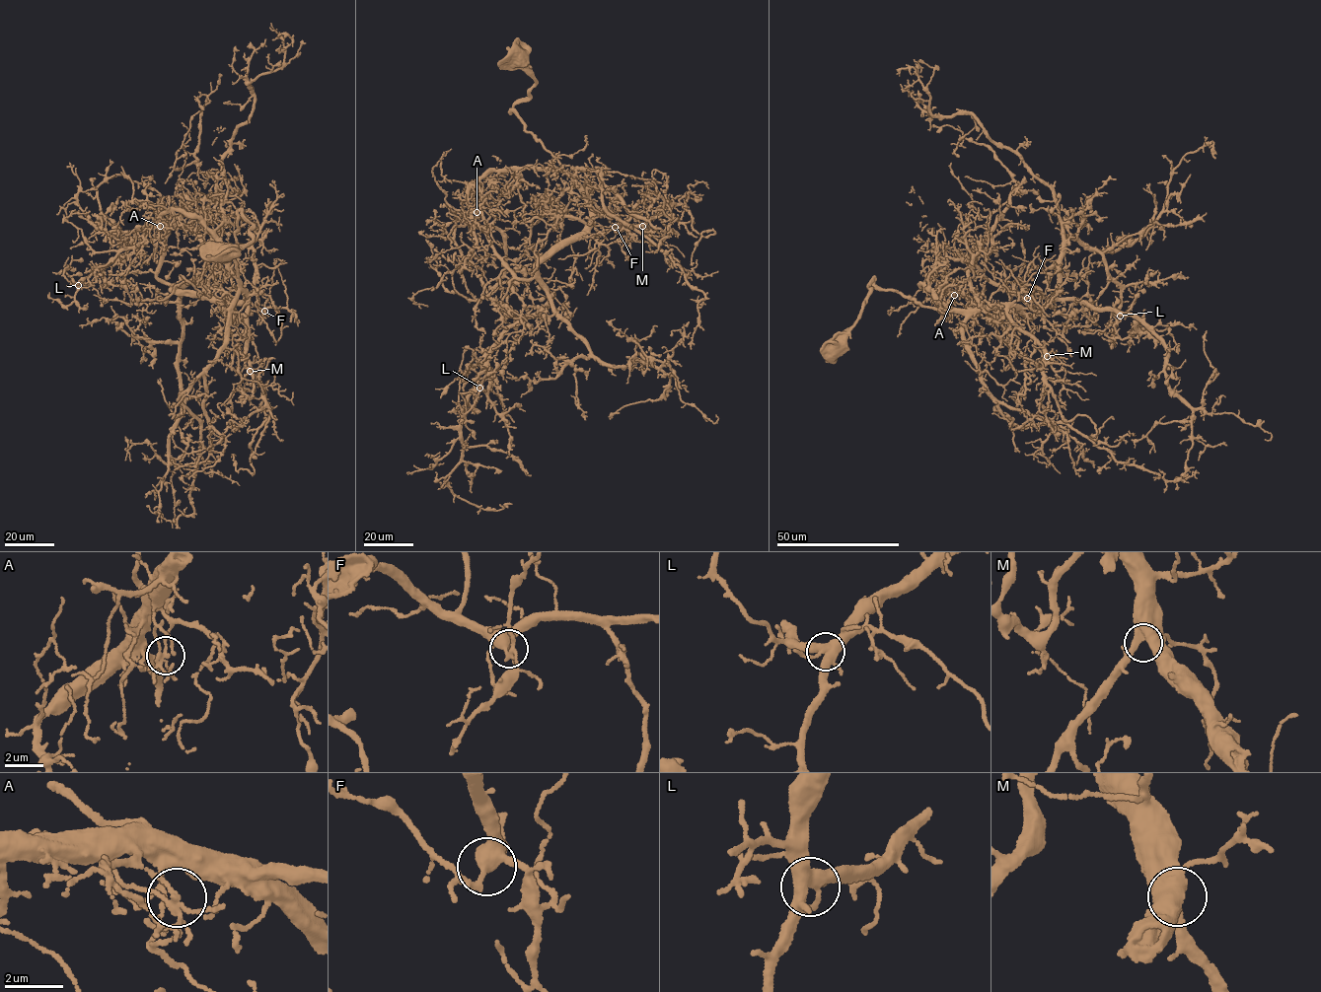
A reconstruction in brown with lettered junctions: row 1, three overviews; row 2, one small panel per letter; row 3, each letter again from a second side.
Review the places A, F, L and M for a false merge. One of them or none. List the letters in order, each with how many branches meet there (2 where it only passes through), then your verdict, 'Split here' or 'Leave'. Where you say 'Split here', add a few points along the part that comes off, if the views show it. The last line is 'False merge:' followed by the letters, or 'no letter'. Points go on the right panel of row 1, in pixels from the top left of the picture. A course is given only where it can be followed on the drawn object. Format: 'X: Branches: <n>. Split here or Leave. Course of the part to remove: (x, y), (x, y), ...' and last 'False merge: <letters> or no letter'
A: Branches: 5. Split here. Course of the part to remove: (954, 295), (939, 276), (945, 247), (921, 246), (927, 224), (922, 203), (913, 187), (910, 192)
F: Branches: 4. Leave
L: Branches: 5. Leave
M: Branches: 5. Leave
False merge: A

